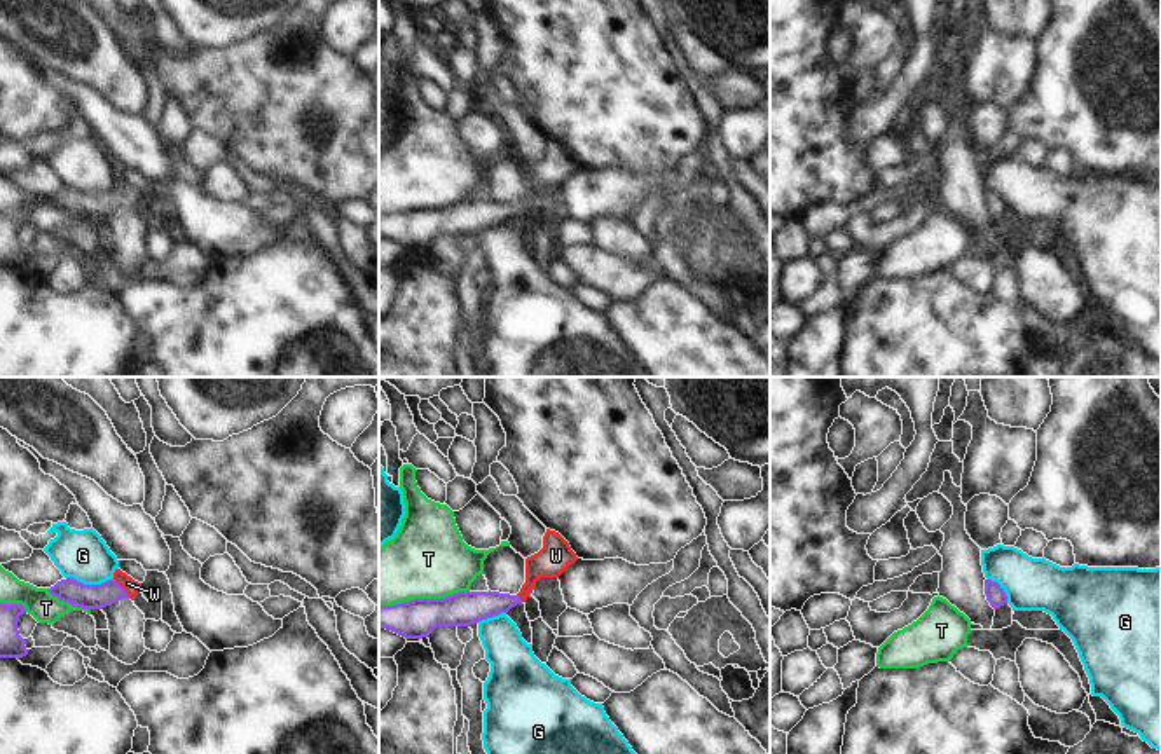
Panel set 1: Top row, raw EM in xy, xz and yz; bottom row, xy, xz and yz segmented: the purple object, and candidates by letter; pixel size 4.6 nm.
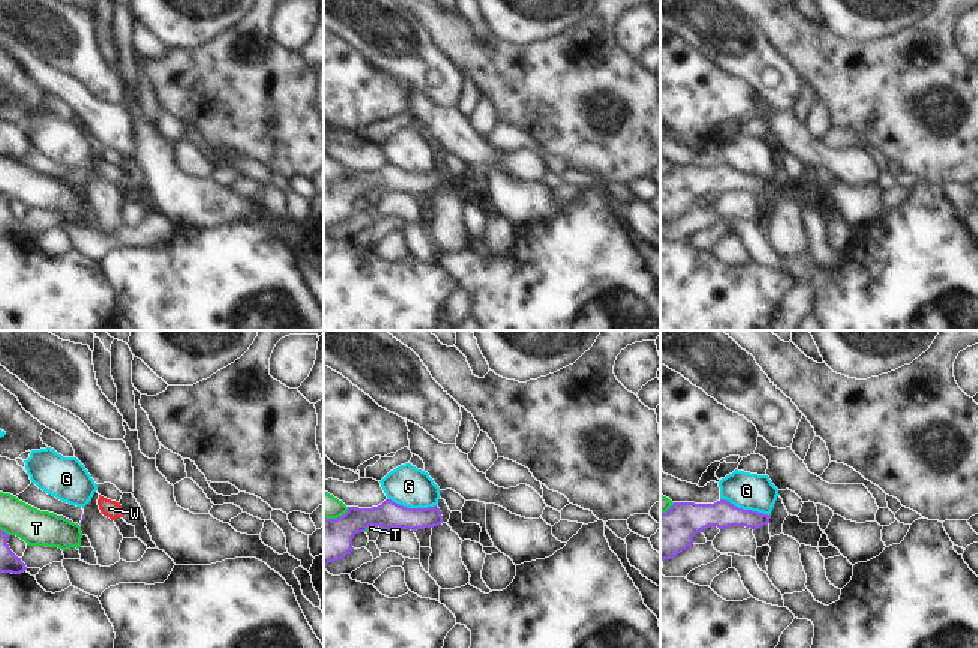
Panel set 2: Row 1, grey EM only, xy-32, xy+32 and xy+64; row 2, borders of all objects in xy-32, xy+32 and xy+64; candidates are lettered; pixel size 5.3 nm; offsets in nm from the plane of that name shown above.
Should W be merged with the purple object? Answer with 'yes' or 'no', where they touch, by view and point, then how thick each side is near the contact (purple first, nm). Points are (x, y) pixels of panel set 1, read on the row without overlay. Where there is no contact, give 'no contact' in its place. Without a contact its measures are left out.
yes | xy (123, 198) | 120/70 nm

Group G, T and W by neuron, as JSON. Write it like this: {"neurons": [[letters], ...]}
{"neurons": [["G"], ["T"], ["W"]]}

